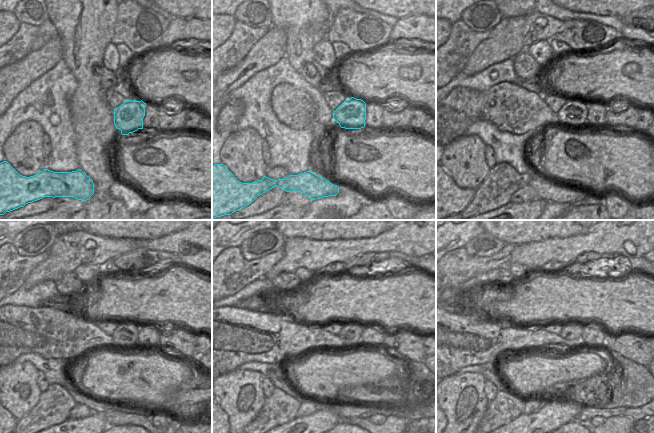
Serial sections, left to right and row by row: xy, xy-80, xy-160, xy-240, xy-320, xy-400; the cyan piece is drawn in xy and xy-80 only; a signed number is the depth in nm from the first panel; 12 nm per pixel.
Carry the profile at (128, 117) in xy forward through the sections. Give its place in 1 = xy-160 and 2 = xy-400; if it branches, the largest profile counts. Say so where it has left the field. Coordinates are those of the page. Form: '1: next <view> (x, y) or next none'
1: next xy-160 (574, 113)
2: next xy-400 (572, 331)

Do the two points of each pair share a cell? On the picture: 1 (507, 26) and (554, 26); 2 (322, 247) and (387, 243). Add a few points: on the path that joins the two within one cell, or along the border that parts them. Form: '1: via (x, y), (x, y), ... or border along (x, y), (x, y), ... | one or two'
1: via (519, 26), (542, 26) | one
2: via (338, 249), (349, 249), (371, 244) | one

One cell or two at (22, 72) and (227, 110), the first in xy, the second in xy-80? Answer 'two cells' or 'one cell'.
two cells

